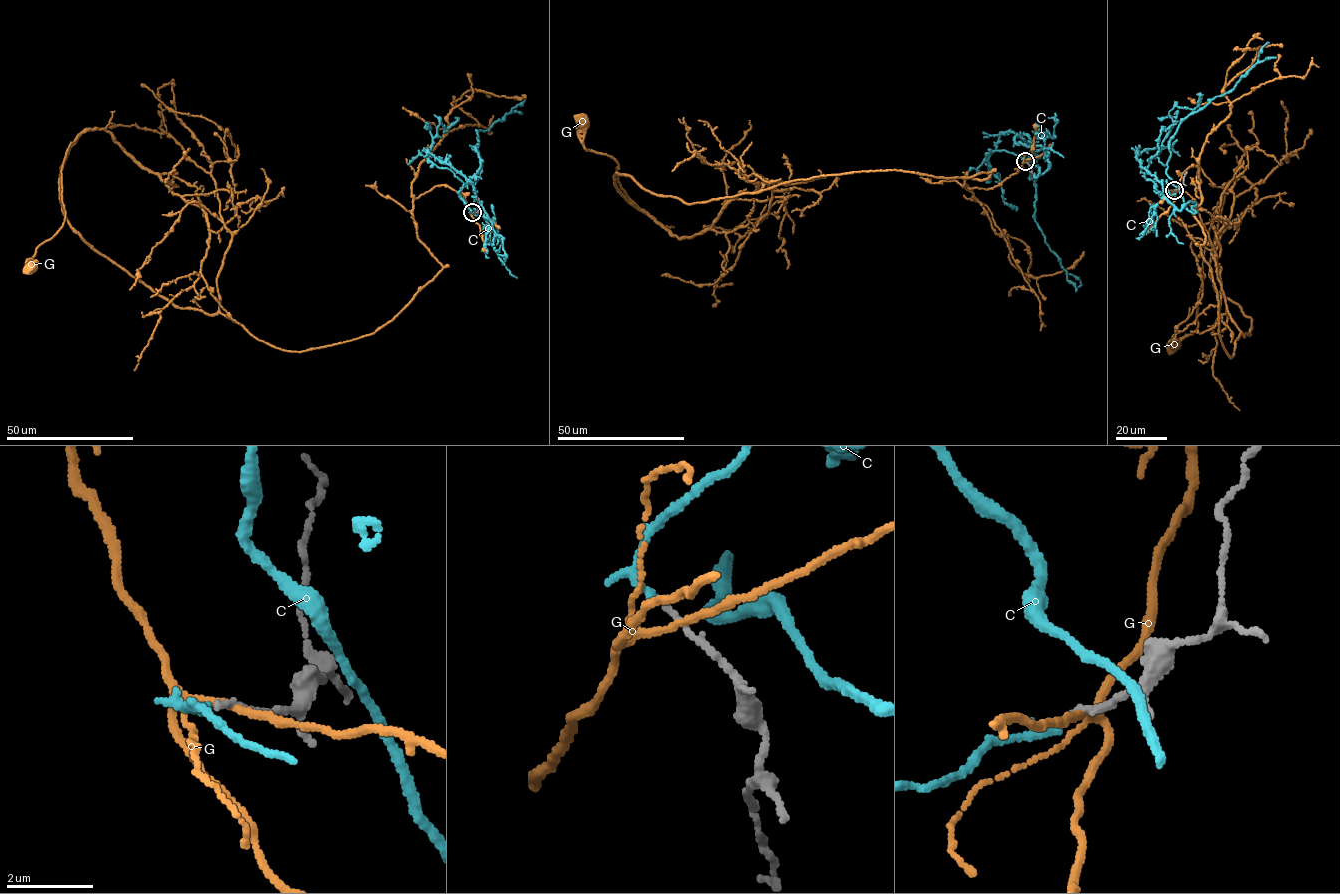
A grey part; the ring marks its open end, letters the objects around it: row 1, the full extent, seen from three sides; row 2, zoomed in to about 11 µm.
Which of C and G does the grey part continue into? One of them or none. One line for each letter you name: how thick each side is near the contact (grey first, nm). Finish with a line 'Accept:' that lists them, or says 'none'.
C: Thickness 130 nm (grey) against 120 nm
Accept: C

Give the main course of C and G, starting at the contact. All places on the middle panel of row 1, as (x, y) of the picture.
C: (1024, 160), (1033, 146), (1048, 154), (1031, 179), (1040, 168), (1028, 157), (1034, 219), (1076, 287)
G: (1026, 162), (988, 188), (963, 184), (989, 172), (888, 169), (688, 204), (617, 172), (636, 205), (582, 119)

